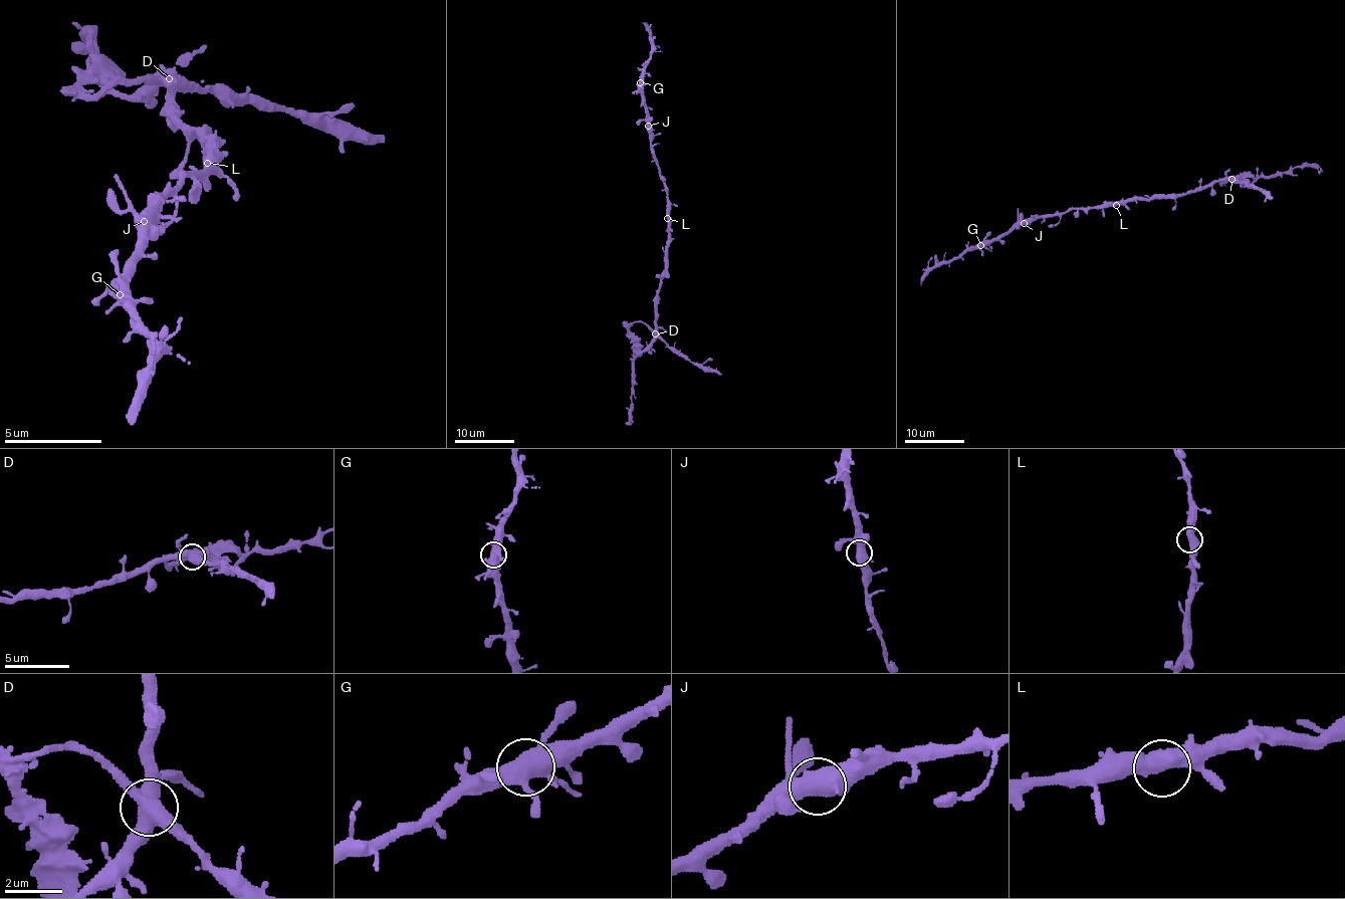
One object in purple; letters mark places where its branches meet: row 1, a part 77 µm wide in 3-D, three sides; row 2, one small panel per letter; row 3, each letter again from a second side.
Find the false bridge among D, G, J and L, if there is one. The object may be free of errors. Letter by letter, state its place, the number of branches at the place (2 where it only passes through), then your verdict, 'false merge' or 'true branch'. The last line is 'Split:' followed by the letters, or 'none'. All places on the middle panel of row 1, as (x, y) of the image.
D: (655, 333) | 5 | false merge
G: (640, 82) | 5 | true branch
J: (648, 126) | 4 | true branch
L: (667, 218) | 2 | true branch
Split: D

